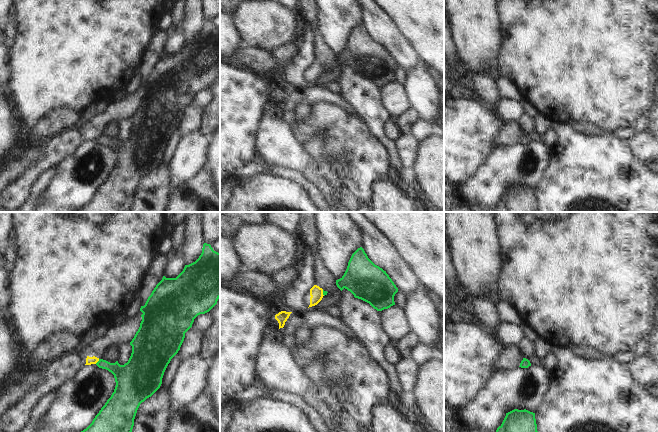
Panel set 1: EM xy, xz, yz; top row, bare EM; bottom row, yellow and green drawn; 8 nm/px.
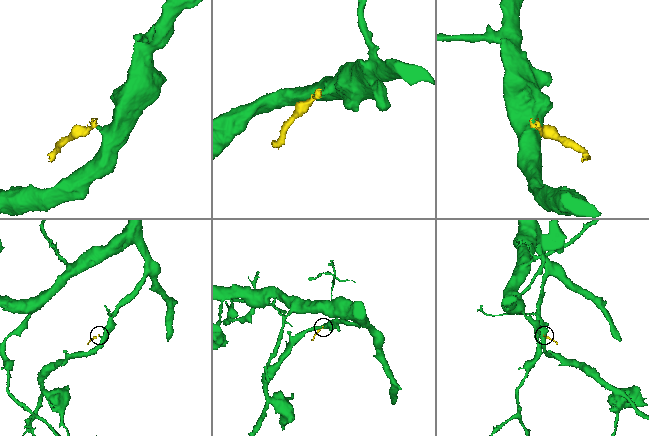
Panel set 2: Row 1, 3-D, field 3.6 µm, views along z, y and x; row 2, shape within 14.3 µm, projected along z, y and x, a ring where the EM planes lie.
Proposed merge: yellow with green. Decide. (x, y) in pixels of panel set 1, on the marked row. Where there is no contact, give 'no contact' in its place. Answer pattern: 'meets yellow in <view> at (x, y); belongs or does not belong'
meets yellow in xy at (97, 361); does not belong

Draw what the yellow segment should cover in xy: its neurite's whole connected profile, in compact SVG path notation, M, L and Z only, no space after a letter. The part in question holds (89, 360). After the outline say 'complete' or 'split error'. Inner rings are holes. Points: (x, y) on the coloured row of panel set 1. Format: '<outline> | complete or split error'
M139 314L133 318L125 318L120 324L110 324L106 333L94 340L84 348L78 349L78 353L84 365L96 364L109 346L119 346L130 343L140 327L142 317Z | split error

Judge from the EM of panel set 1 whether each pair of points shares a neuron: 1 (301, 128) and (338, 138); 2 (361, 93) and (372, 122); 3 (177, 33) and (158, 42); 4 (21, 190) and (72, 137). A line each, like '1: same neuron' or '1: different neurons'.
1: same neuron
2: same neuron
3: different neurons
4: same neuron

